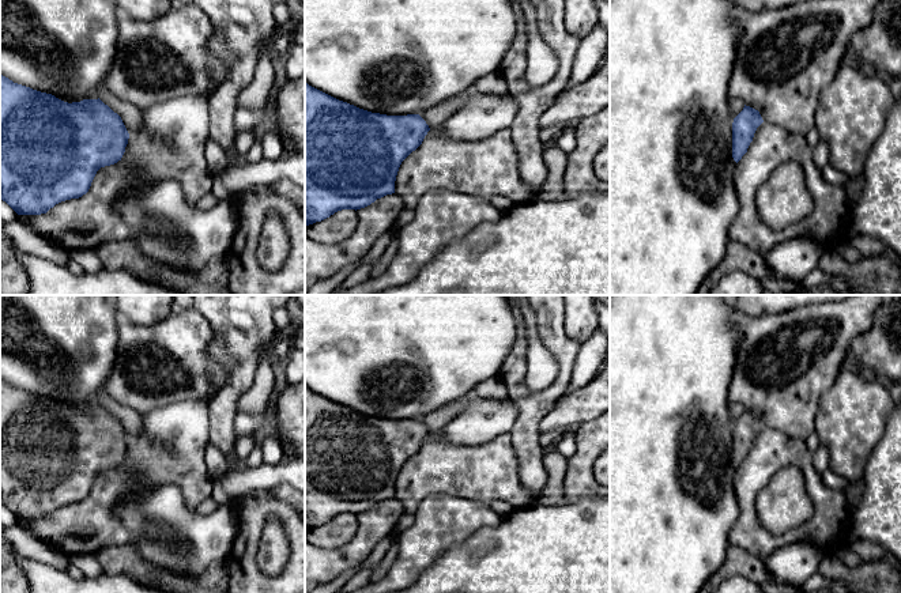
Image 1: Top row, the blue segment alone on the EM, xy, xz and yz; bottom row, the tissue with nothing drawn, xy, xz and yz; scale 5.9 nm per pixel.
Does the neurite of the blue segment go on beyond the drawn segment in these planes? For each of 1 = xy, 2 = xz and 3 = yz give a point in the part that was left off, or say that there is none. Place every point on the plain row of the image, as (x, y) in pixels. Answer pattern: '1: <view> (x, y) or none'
1: none
2: none
3: none

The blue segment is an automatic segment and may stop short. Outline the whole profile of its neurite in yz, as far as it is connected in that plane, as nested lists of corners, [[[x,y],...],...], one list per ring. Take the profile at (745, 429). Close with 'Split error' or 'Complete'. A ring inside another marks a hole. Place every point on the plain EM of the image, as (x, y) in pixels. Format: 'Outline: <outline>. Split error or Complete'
Outline: [[[746,411],[732,427],[732,462],[738,468],[747,457],[757,433],[764,427],[758,415]]]. Complete

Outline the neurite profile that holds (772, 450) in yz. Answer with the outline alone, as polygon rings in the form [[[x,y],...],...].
[[[762,427],[747,457],[736,468],[734,479],[739,517],[730,532],[730,544],[740,547],[765,560],[774,551],[799,541],[829,548],[832,555],[842,548],[841,540],[851,511],[844,491],[829,488],[814,467],[814,450],[804,439],[787,437],[781,431]],[[787,467],[796,467],[804,476],[804,486],[814,506],[813,517],[795,529],[773,535],[759,520],[757,496],[759,491]]]

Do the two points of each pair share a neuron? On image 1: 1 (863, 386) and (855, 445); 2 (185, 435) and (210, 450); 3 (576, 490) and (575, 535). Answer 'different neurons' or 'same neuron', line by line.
1: same neuron
2: different neurons
3: different neurons

